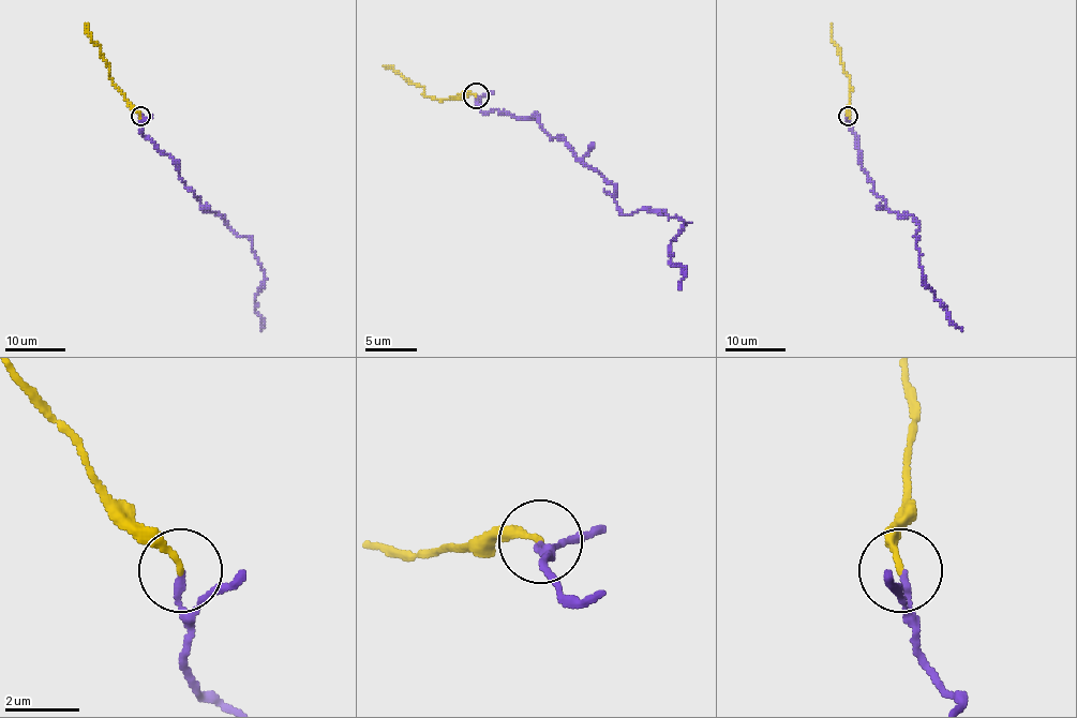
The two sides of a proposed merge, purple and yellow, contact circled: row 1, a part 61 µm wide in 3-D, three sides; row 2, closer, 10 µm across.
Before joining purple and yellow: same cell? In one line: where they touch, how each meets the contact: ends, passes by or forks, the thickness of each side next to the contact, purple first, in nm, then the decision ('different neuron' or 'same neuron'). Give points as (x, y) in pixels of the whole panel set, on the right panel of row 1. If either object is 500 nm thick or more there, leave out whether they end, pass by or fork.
(848, 116) | purple ends | yellow ends | 180/160 nm | same neuron

